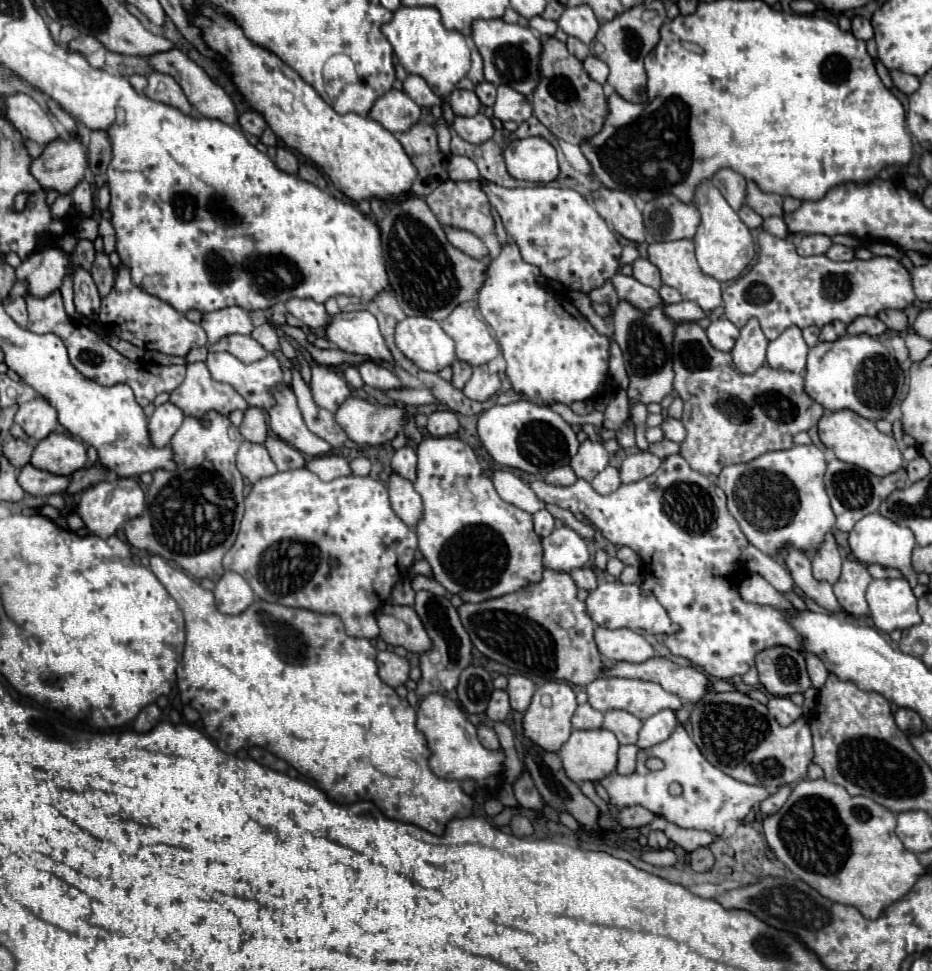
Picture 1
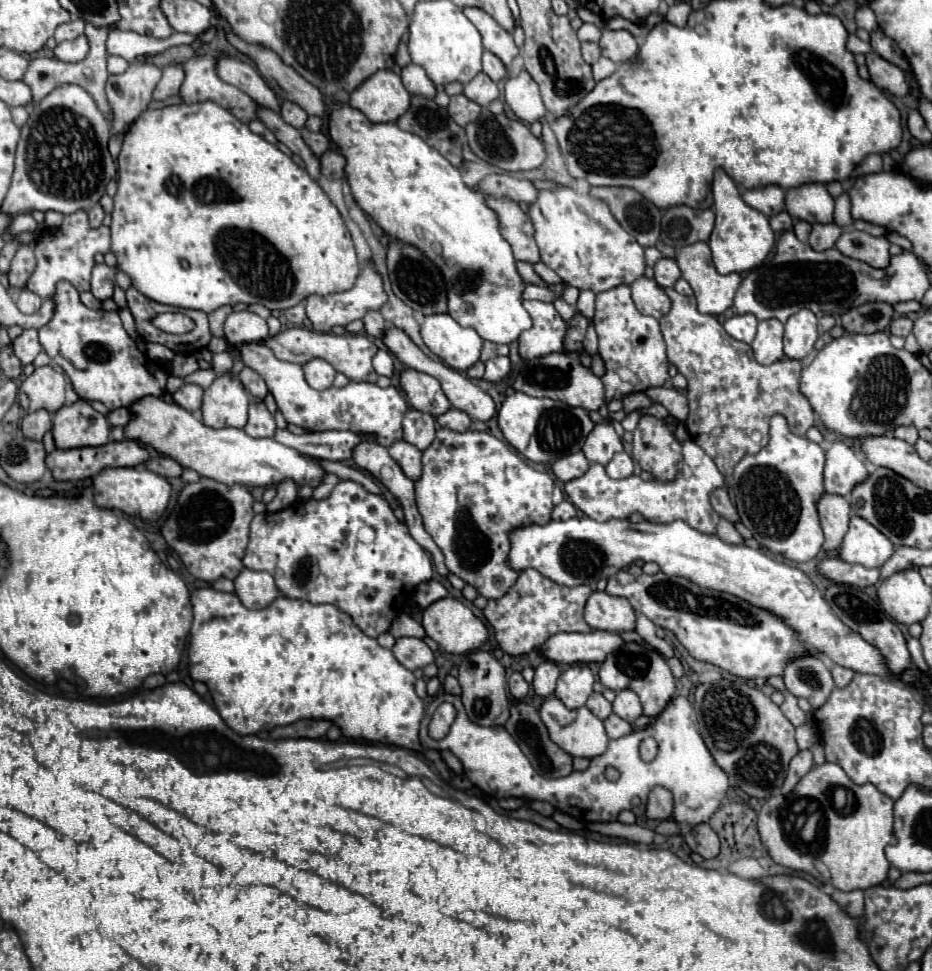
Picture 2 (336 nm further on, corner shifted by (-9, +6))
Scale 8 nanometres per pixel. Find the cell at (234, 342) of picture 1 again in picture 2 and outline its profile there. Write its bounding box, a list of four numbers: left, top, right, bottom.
[263,328,377,382]

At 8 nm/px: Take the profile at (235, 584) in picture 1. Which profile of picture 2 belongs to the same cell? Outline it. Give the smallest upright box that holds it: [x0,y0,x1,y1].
[233,568,279,608]

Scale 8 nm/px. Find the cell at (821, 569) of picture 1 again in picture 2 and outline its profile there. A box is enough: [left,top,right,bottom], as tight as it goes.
[817,494,851,552]

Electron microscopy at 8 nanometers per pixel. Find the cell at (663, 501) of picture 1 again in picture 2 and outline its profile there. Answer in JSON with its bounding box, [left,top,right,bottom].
[565,442,725,534]

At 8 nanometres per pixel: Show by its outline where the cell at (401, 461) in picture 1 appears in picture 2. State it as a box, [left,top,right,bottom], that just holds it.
[403,408,435,450]

